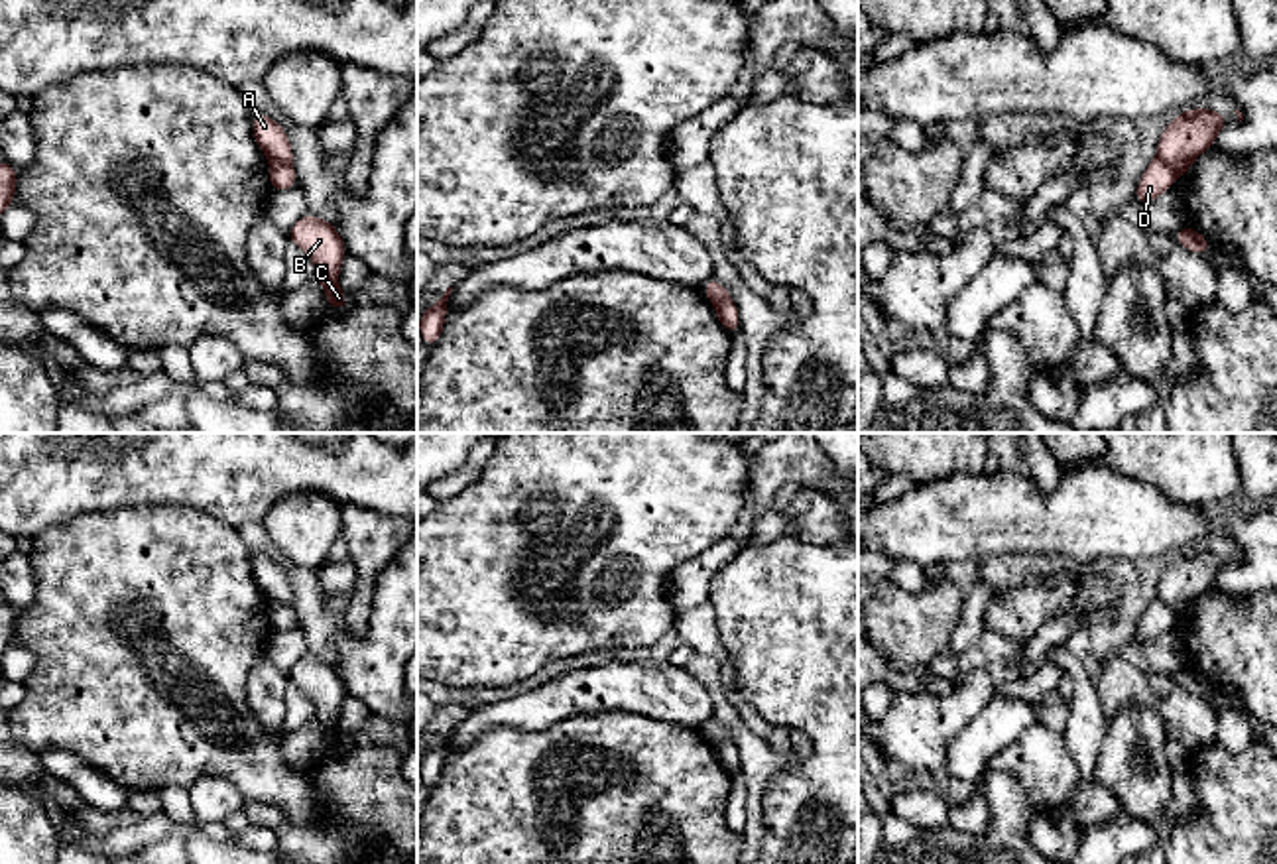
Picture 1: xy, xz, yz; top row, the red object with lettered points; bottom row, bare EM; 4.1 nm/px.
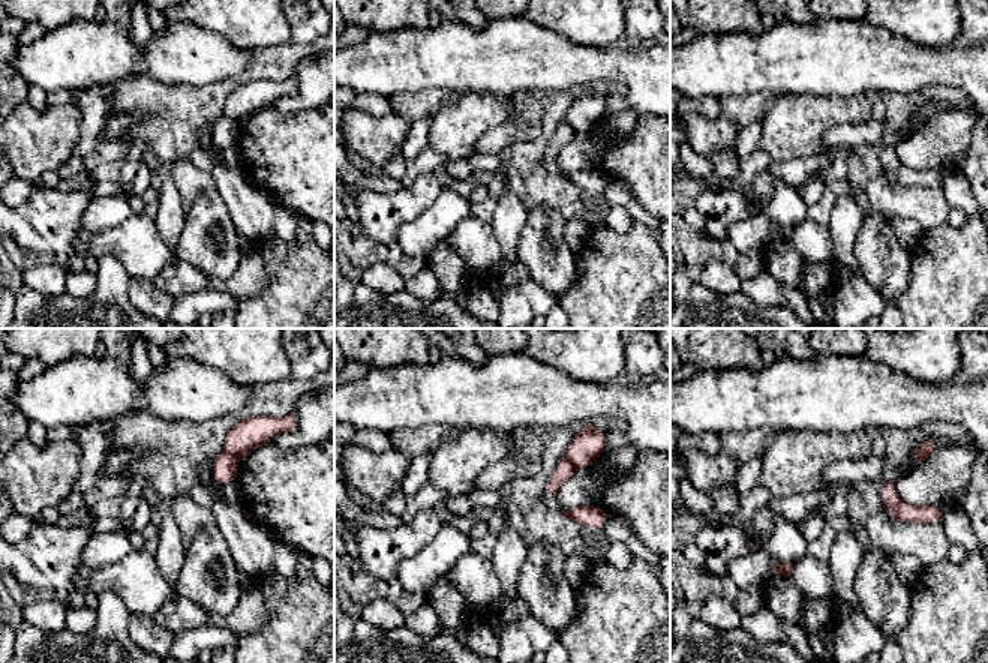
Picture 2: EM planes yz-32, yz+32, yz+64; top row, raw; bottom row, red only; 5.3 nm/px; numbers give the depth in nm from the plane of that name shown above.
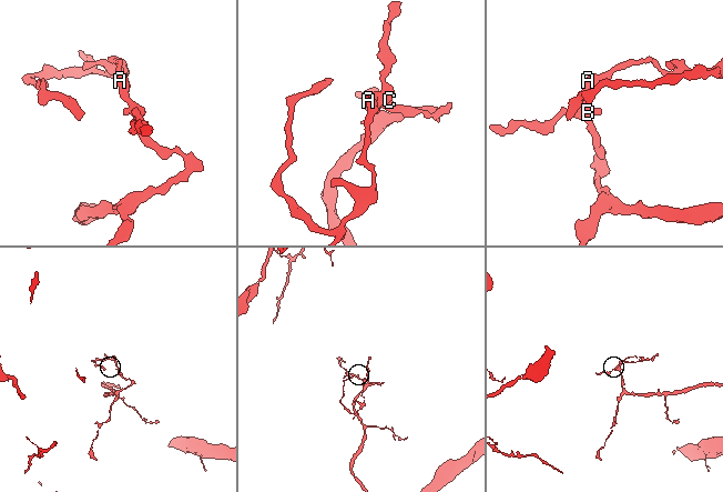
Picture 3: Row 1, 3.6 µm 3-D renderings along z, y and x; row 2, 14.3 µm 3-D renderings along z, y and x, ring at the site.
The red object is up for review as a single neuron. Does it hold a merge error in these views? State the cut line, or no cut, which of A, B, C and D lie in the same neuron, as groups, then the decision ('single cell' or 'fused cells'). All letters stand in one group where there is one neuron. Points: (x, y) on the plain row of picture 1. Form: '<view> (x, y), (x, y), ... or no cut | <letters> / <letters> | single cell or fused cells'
yz (1157, 597), (1177, 617) | A / B C D | fused cells

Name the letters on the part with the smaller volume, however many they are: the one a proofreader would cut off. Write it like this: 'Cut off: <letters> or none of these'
Cut off: A

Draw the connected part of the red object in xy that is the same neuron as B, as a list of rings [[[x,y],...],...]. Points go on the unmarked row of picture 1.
[[[305,653],[287,673],[287,681],[297,685],[315,703],[317,720],[323,724],[331,752],[342,752],[350,738],[338,728],[338,712],[348,691],[333,661],[321,661]]]

